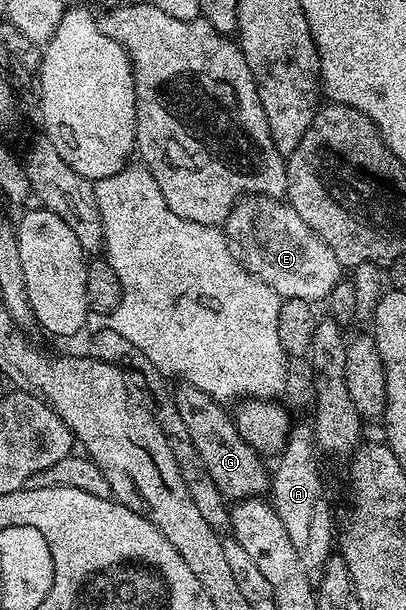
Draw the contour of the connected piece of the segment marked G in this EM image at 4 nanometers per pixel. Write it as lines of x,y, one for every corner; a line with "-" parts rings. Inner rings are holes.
179,383
174,392
174,408
178,411
178,420
183,424
184,436
196,446
204,470
216,482
216,490
225,496
227,501
253,500
262,498
271,491
271,469
266,469
263,457
240,434
237,423
225,412
219,401
212,399
204,390
191,384

